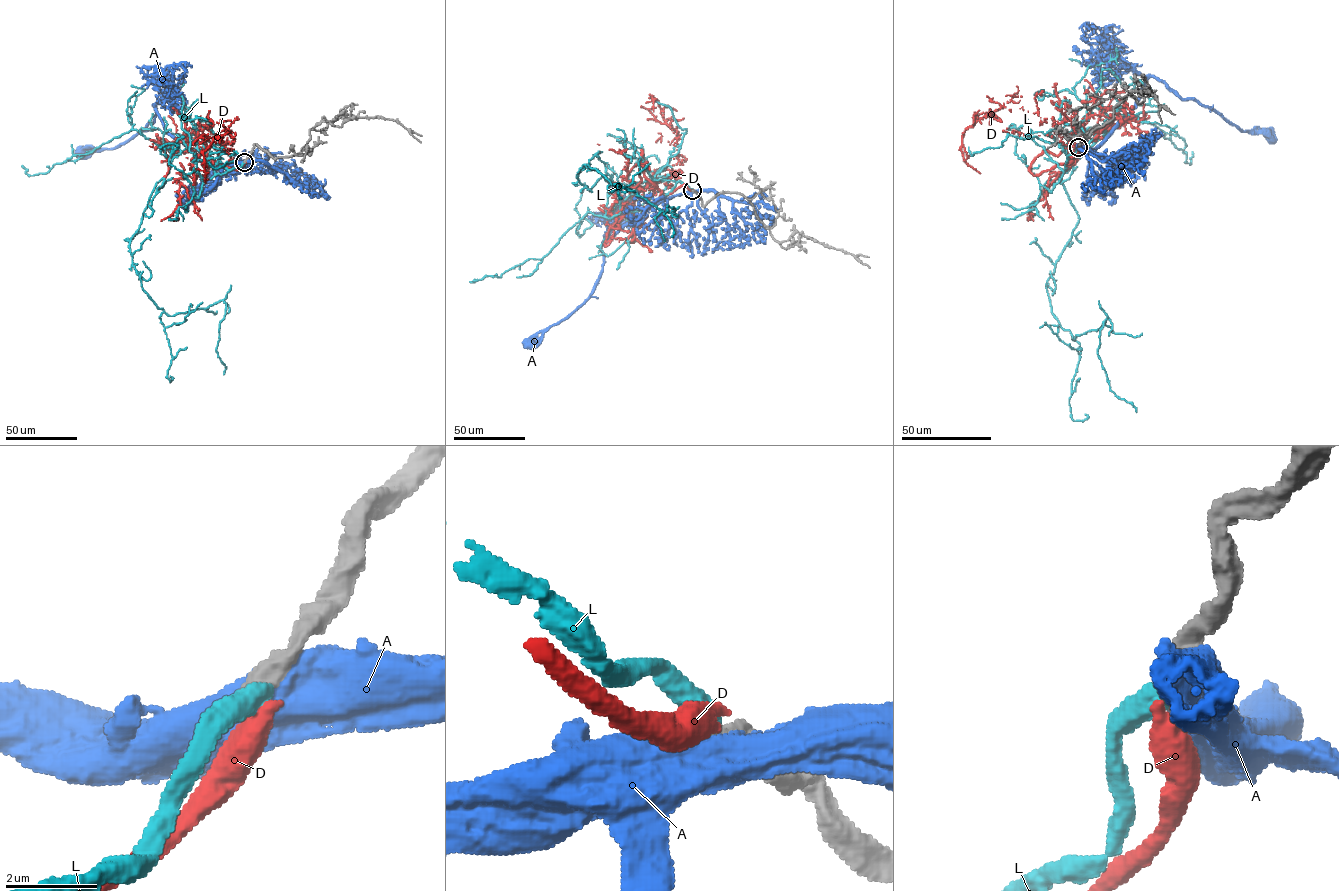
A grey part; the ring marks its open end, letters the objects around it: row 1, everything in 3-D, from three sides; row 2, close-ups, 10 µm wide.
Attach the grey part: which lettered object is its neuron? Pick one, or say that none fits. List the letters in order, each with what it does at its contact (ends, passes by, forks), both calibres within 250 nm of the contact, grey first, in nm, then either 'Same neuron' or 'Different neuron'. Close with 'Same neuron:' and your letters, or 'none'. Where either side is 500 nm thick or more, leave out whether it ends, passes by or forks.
A: Thickness 600 nm (grey) against 900 nm. Different neuron
D: Thickness 460 nm (grey) against 600 nm. Different neuron
L: Thickness 500 nm (grey) against 480 nm. Different neuron
Same neuron: none

